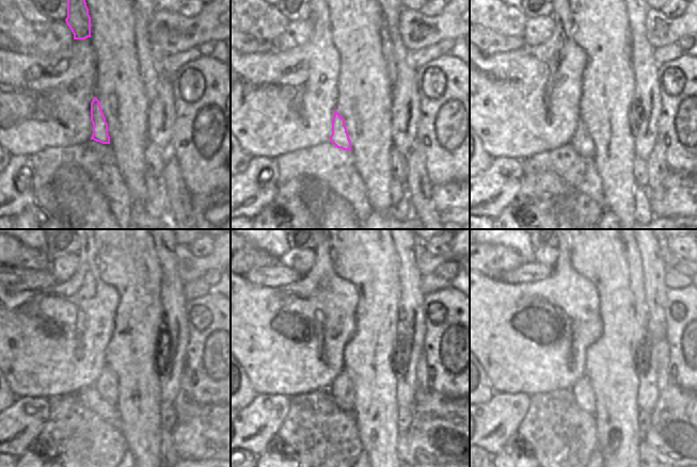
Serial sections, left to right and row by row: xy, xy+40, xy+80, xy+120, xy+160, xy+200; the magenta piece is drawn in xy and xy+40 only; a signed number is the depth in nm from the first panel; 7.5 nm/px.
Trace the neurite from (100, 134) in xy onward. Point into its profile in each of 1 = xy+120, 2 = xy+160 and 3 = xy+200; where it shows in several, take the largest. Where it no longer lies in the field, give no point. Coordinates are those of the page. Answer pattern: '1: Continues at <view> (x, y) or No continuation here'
1: Continues at xy+120 (107, 385)
2: Continues at xy+160 (342, 389)
3: Continues at xy+200 (583, 393)

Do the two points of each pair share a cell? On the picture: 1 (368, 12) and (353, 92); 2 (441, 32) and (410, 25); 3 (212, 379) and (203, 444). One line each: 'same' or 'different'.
1: same
2: same
3: different

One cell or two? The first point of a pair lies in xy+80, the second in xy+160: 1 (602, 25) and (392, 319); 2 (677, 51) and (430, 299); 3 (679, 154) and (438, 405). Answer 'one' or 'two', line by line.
1: one
2: two
3: two

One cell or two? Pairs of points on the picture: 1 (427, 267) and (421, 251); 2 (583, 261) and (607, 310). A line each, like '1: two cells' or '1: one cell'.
1: one cell
2: one cell

